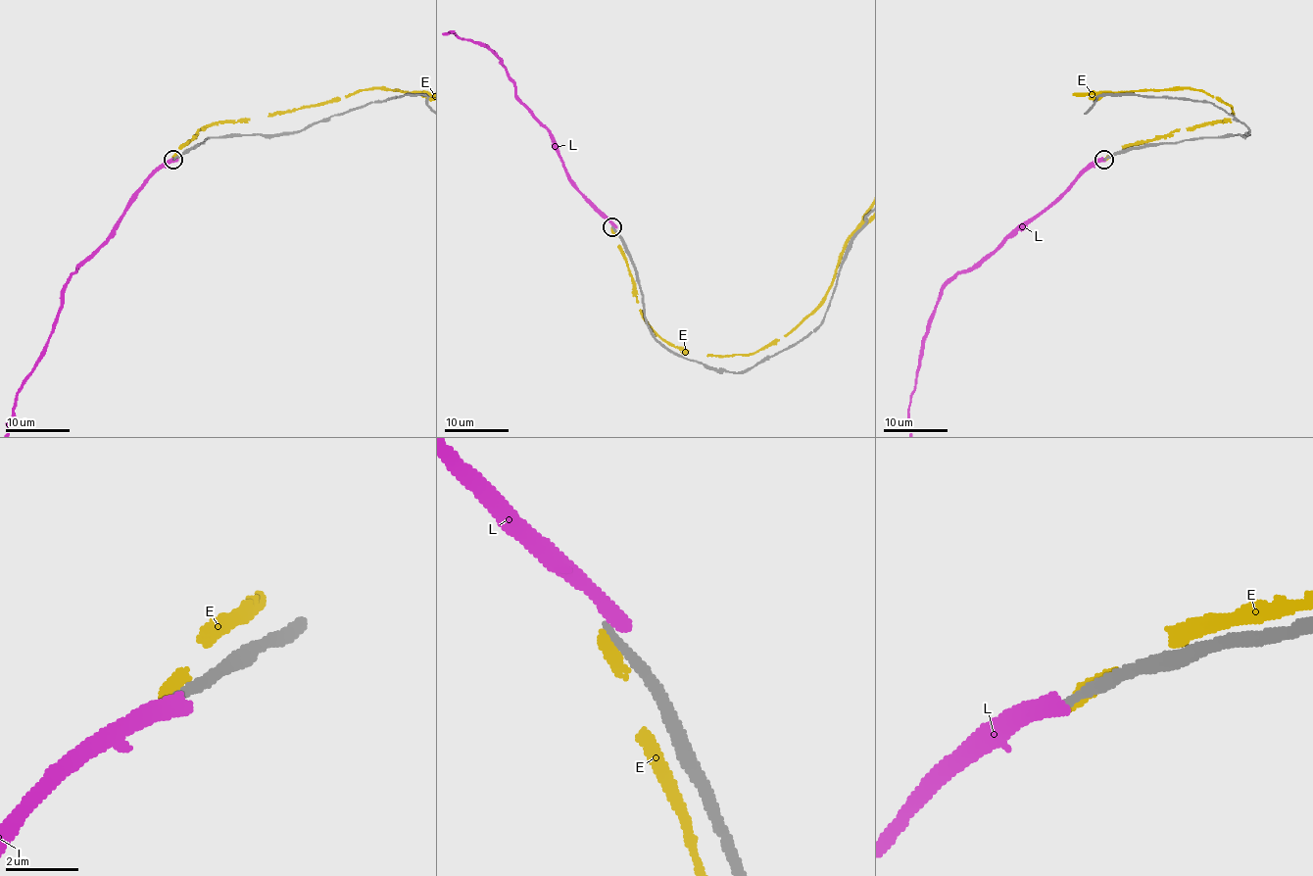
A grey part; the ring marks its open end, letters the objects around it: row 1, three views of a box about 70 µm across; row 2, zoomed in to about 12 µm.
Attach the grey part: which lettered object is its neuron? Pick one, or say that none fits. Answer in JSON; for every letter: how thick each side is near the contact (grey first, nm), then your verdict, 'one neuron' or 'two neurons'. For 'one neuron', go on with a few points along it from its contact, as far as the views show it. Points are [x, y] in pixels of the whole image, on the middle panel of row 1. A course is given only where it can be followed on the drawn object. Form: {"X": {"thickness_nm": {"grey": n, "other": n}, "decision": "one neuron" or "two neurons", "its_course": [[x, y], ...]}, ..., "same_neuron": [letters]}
{"E": {"thickness_nm": {"grey": 340, "other": 440}, "decision": "two neurons"}, "L": {"thickness_nm": {"grey": 240, "other": 550}, "decision": "two neurons"}, "same_neuron": []}

